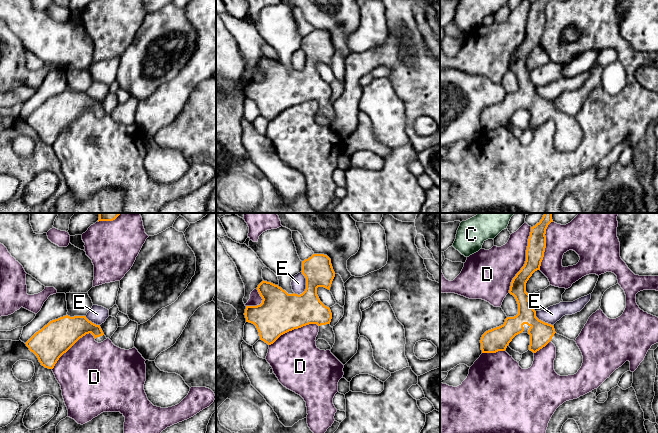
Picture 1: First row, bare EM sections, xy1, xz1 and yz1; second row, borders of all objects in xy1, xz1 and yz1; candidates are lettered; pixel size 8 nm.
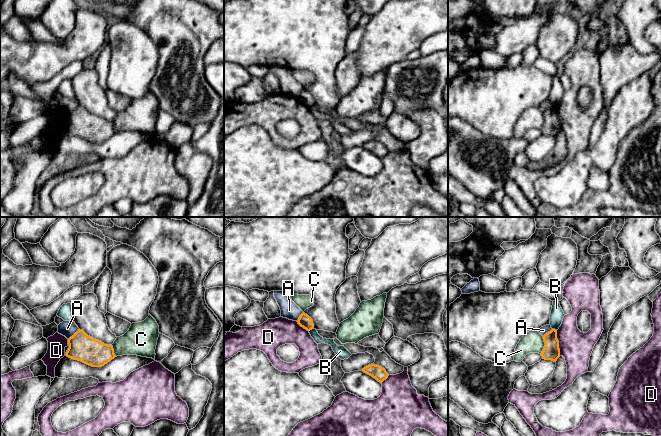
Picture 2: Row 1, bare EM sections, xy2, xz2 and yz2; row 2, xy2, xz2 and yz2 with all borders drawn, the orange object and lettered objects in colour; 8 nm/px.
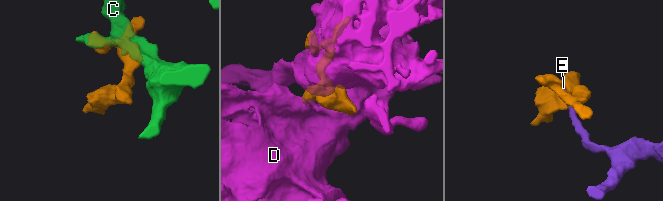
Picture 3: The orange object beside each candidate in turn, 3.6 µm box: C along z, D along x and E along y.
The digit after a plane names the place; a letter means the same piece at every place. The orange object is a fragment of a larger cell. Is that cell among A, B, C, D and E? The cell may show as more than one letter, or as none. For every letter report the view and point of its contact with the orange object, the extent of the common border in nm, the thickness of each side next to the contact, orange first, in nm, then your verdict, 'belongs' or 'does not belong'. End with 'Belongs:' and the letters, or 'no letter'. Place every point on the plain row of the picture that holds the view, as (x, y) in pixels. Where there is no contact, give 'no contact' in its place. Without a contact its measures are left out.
A: xy2 (74, 110) | 130 nm | 220/130 nm | does not belong
B: xz2 (311, 105) | 50 nm | 100/70 nm | does not belong
C: yz2 (545, 121) | 150 nm | 140/180 nm | does not belong
D: yz1 (526, 36) | 550 nm | 140/320 nm | does not belong
E: xz1 (306, 60) | 200 nm | 280/120 nm | does not belong
Belongs: no letter

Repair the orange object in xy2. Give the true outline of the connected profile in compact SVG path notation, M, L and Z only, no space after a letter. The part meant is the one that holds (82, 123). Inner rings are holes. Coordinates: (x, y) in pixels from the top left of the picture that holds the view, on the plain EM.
M83 106L68 115L66 132L92 143L102 143L116 132L112 121L107 121L88 112Z

